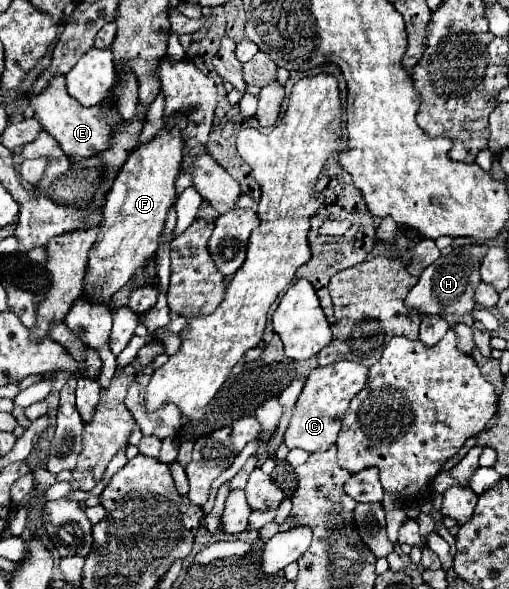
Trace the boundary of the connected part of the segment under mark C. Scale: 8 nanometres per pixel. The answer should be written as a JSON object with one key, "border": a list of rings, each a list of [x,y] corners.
{"border":[[[342,360],[324,368],[314,368],[308,374],[306,386],[292,410],[290,424],[284,432],[284,444],[288,448],[302,448],[306,452],[324,452],[330,446],[334,446],[350,400],[354,398],[356,392],[360,392],[366,386],[366,380],[368,368],[350,360]]]}

